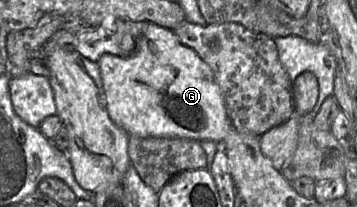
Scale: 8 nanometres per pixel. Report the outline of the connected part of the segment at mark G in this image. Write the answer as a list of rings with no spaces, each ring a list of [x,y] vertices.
[[[149,23],[129,55],[106,53],[97,63],[103,84],[103,105],[111,120],[129,136],[177,137],[223,143],[232,128],[223,92],[212,69],[192,48],[182,44],[173,30]]]

